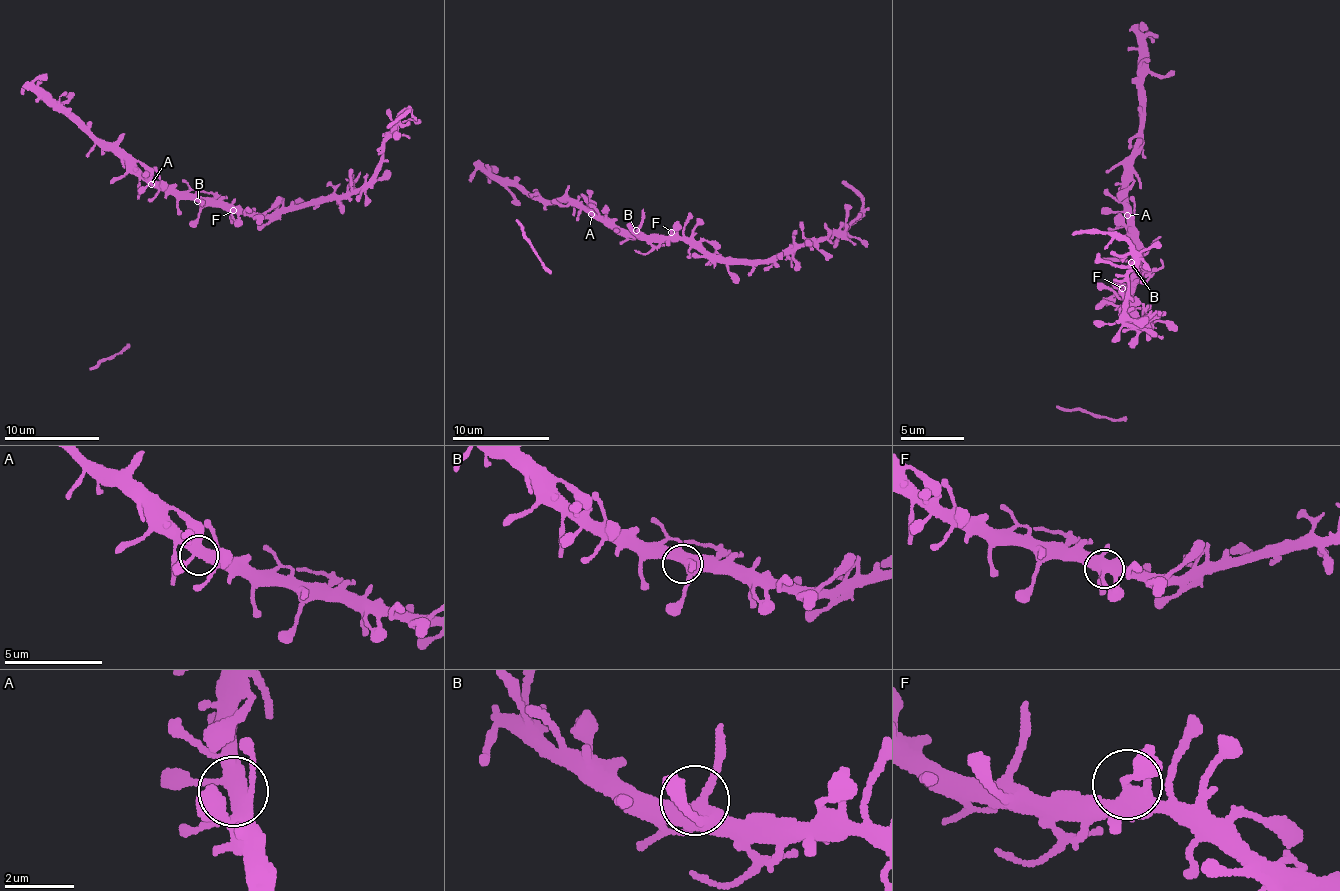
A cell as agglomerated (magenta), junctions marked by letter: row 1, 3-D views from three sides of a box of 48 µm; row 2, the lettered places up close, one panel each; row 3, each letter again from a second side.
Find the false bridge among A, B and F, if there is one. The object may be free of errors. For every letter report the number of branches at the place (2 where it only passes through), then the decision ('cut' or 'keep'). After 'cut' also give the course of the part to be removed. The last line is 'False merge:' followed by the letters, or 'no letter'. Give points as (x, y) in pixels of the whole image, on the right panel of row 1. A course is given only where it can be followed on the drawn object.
A: 5 branches meet; keep
B: 5 branches meet; keep
F: 5 branches meet; keep
False merge: no letter

